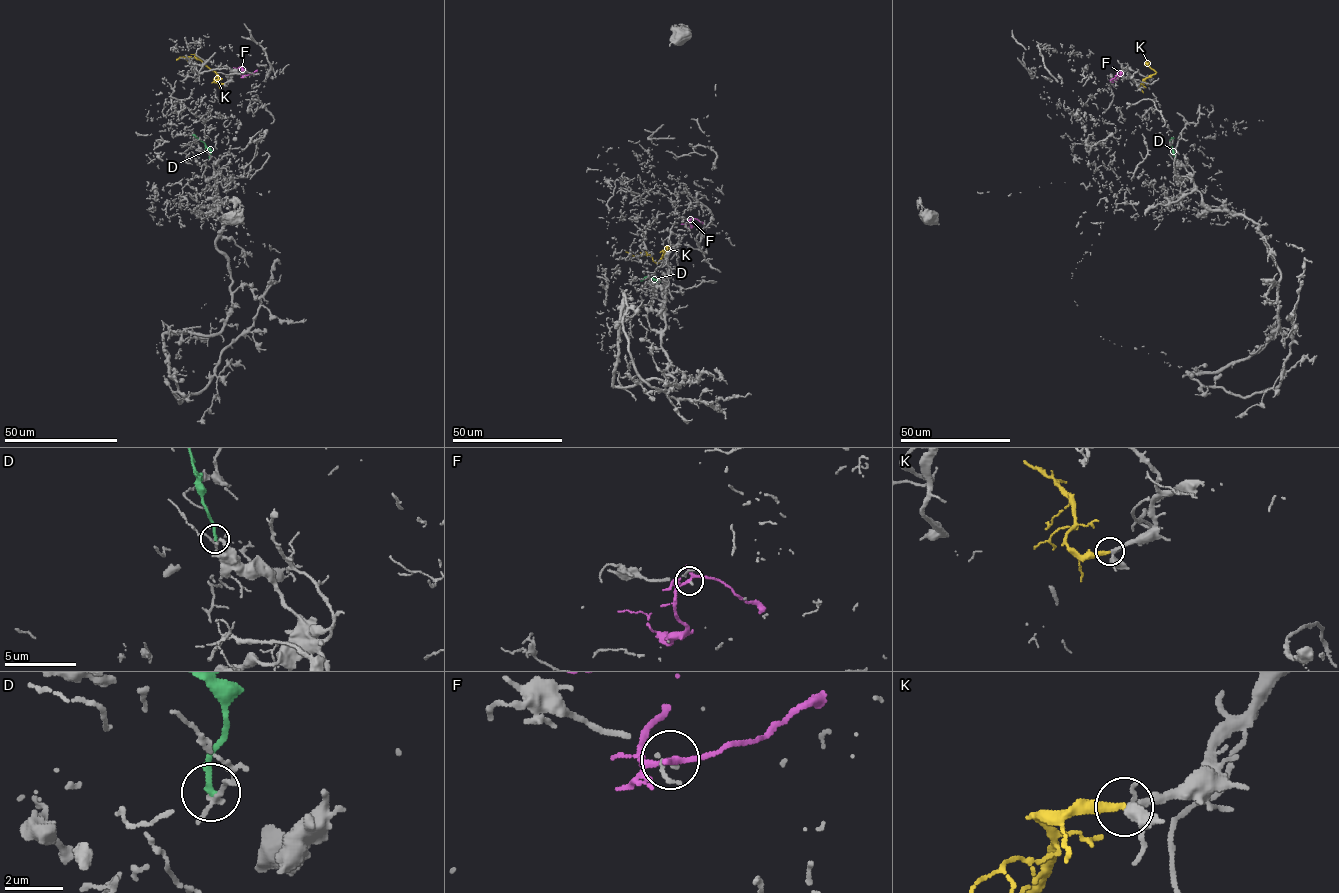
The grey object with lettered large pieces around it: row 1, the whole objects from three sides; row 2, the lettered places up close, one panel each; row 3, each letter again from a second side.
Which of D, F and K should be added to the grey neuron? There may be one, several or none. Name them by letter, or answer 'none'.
K

